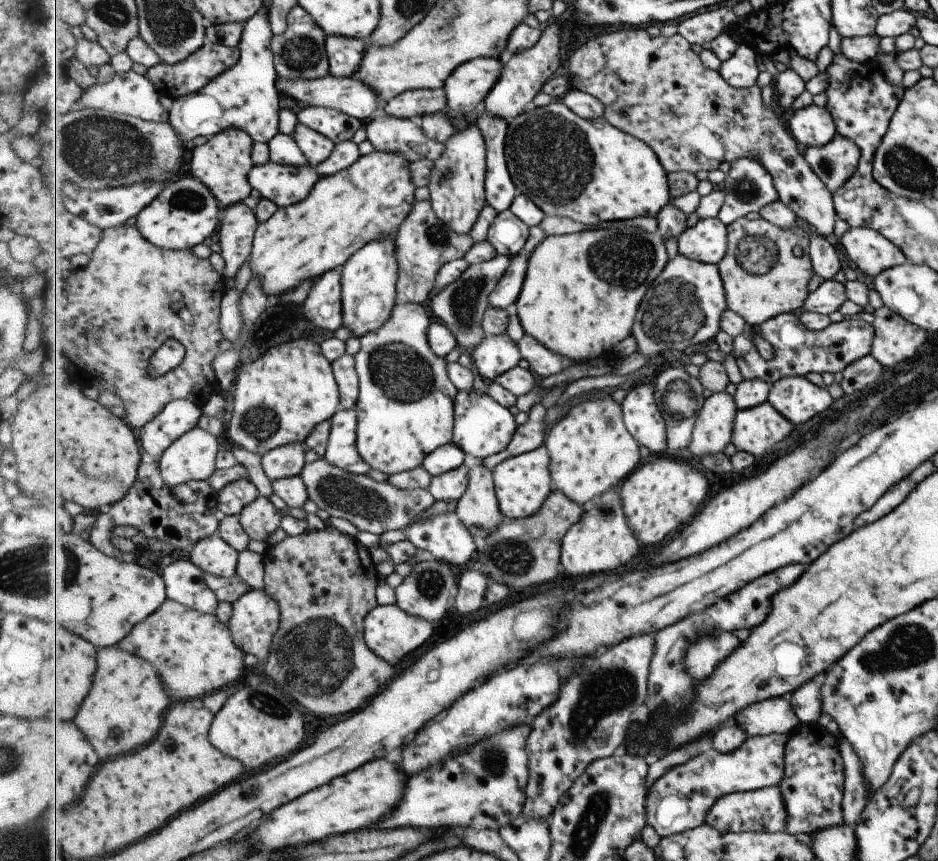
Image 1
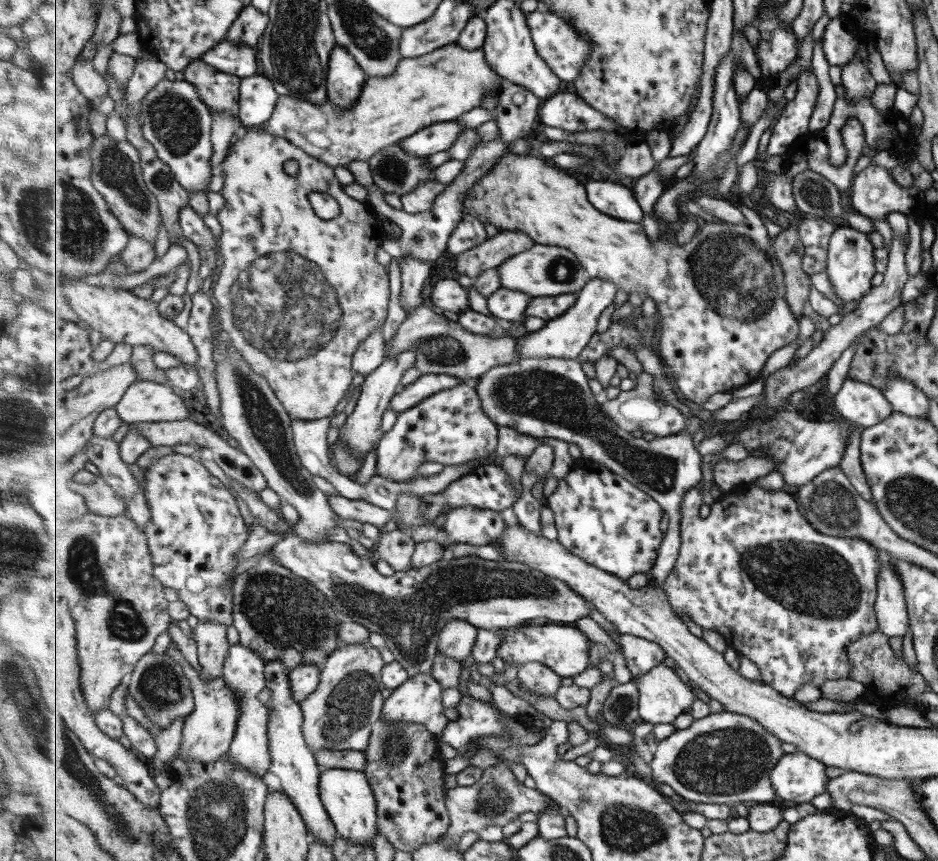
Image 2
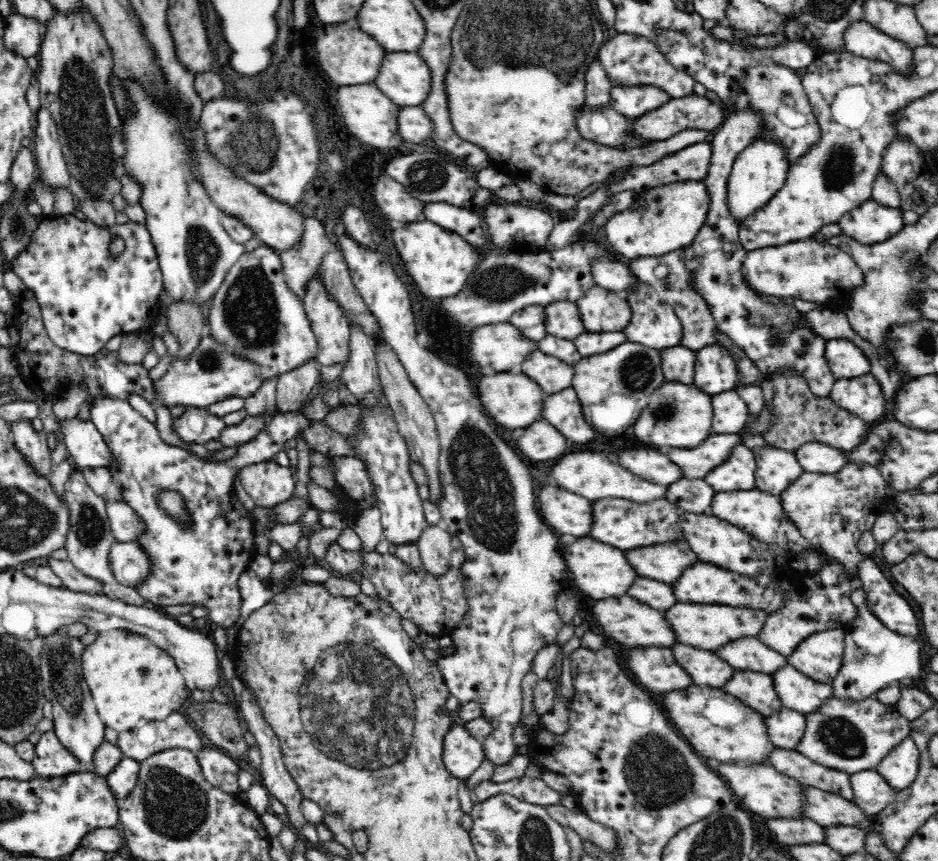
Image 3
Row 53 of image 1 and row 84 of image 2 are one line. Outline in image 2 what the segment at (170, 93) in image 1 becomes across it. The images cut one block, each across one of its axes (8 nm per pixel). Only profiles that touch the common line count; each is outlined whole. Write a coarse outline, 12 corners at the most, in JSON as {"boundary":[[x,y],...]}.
{"boundary":[[200,58],[185,66],[209,110],[239,115],[240,79]]}

